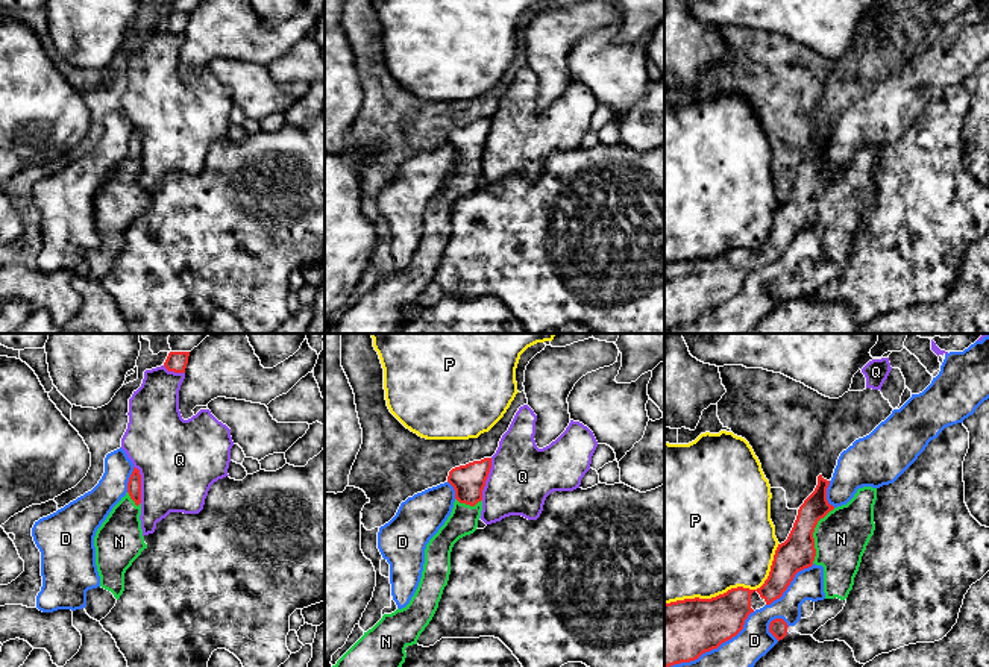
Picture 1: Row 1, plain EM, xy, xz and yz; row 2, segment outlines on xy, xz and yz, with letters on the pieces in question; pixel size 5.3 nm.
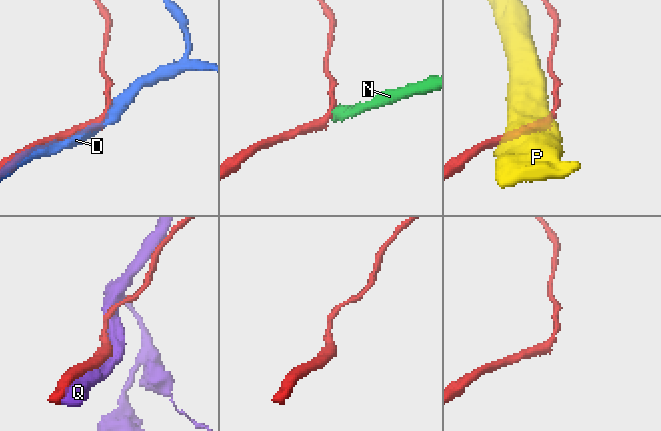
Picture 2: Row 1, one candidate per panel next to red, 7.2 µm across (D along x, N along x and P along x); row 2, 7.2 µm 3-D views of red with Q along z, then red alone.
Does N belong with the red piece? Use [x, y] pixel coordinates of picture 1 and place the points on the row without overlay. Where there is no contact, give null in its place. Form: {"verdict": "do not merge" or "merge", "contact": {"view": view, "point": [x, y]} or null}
{"verdict": "merge", "contact": {"view": "yz", "point": [812, 194]}}

